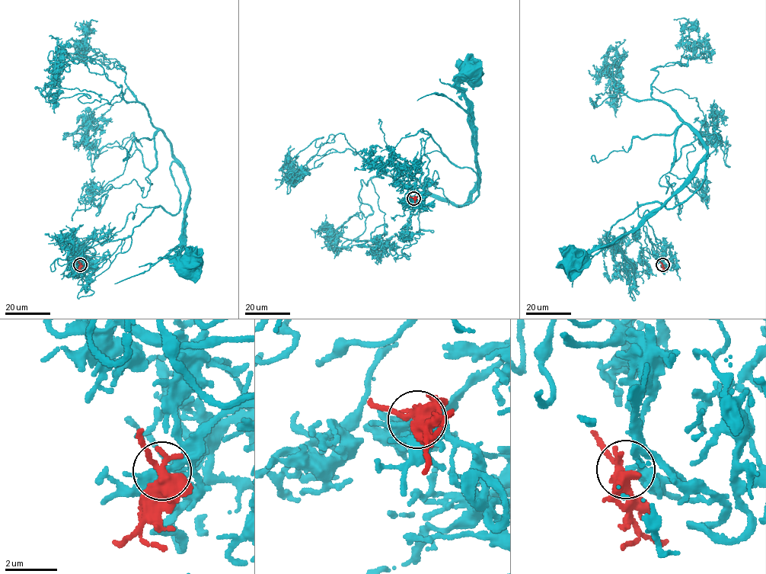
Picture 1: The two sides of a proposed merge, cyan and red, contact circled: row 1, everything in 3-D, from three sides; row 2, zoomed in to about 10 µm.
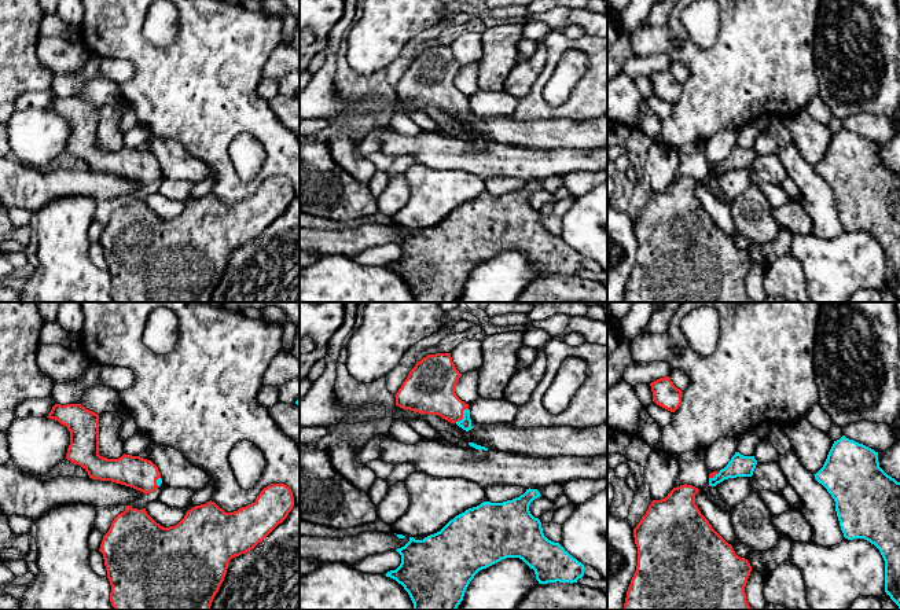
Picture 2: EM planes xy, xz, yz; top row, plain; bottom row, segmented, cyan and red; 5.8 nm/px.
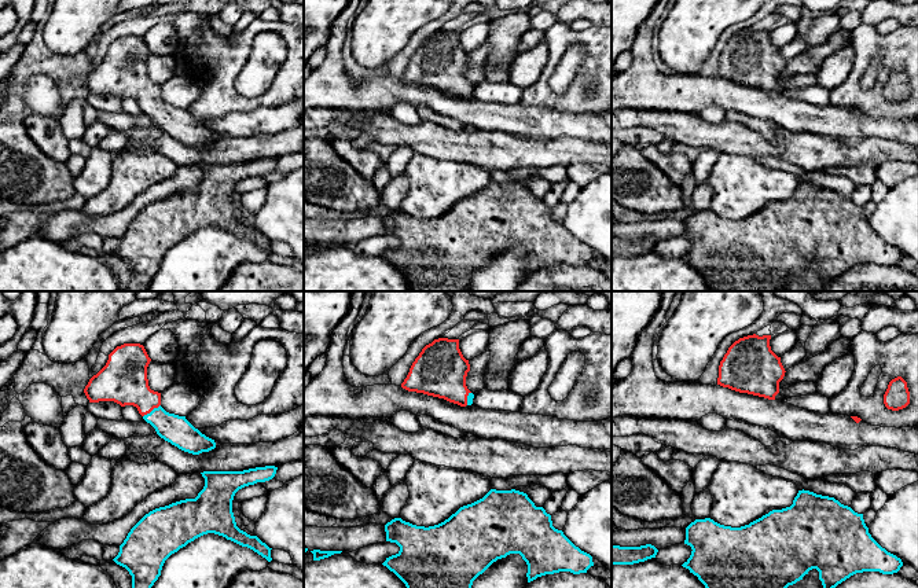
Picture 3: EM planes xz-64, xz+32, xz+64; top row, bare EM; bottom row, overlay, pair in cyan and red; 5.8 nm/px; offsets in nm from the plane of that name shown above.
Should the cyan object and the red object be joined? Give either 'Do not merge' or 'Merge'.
Merge

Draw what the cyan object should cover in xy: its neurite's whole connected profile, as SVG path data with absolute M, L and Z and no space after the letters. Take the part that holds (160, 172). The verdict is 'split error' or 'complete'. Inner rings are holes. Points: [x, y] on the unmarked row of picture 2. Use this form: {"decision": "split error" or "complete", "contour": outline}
{"decision": "split error", "contour": "M55 96L48 106L70 124L66 151L81 158L92 172L131 179L144 187L162 176L158 159L147 151L122 147L107 151L99 147L99 107L81 96Z"}

